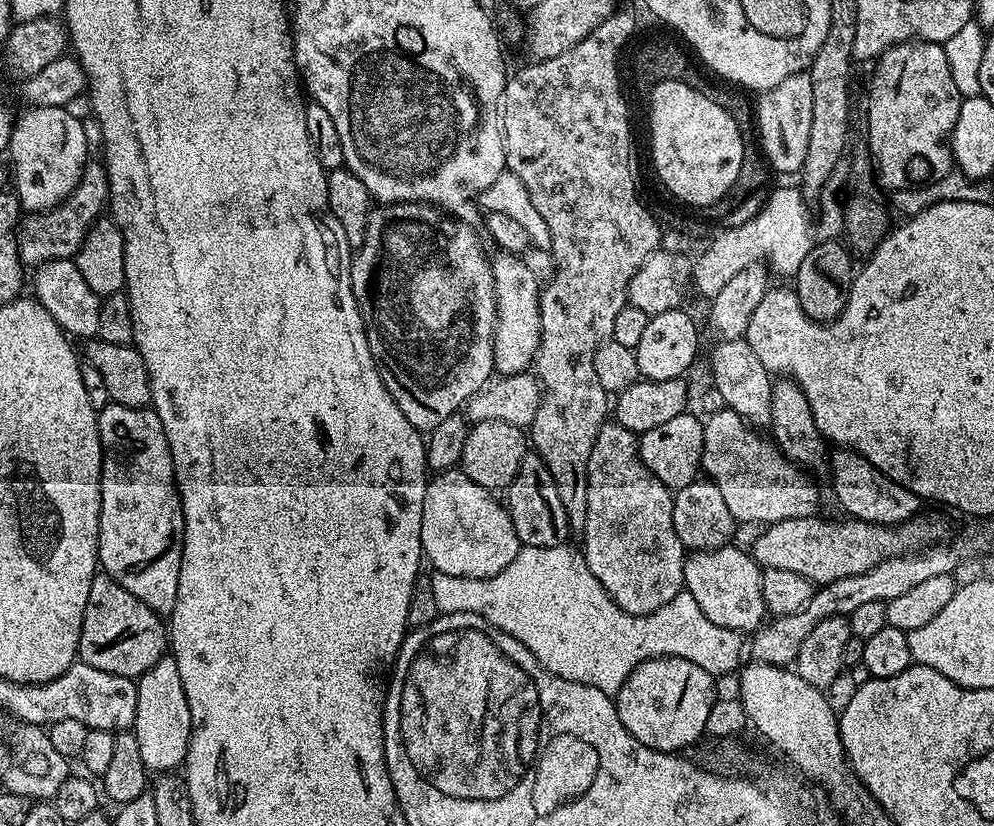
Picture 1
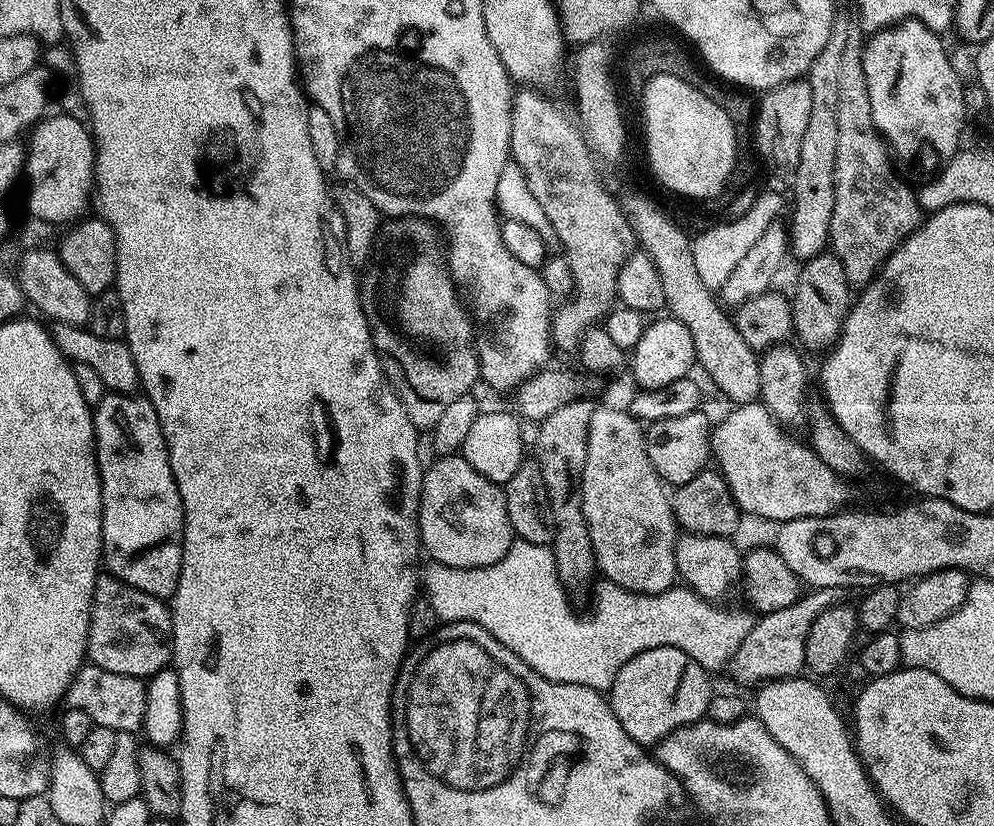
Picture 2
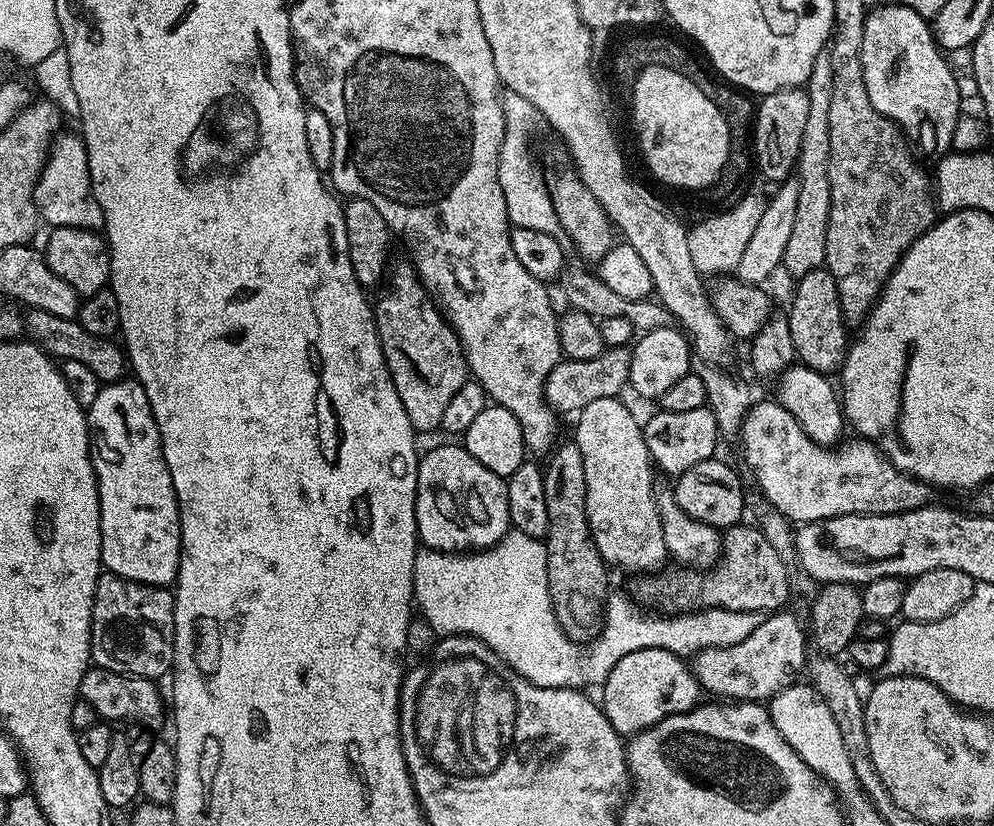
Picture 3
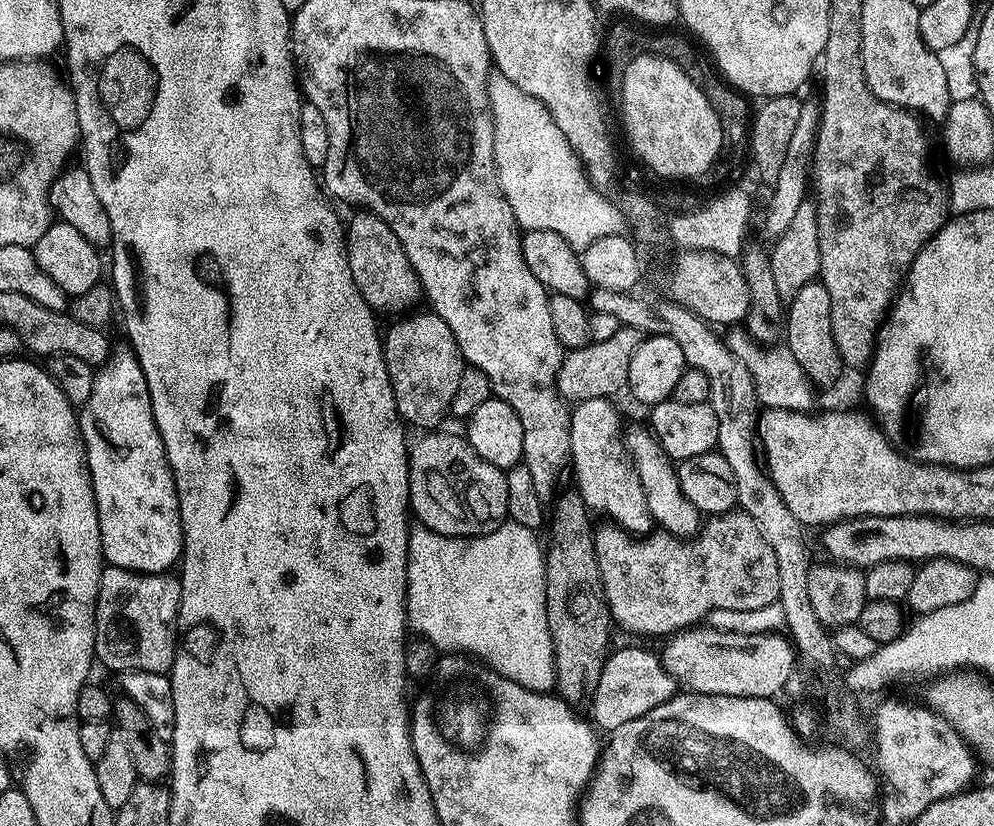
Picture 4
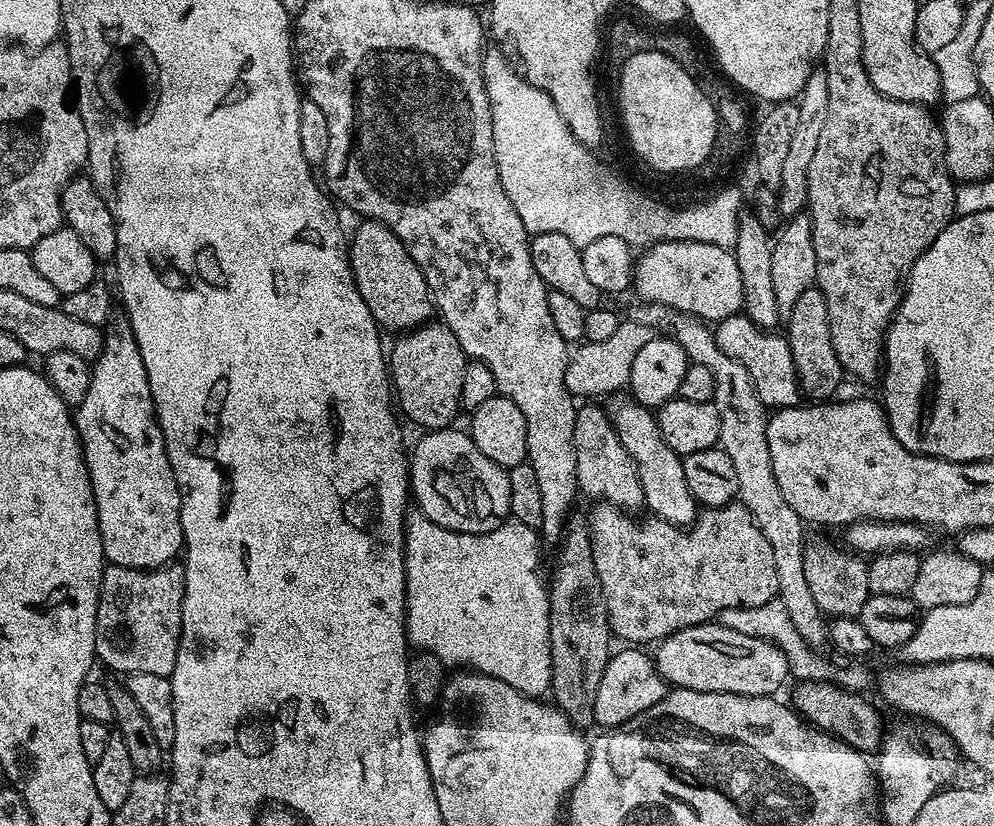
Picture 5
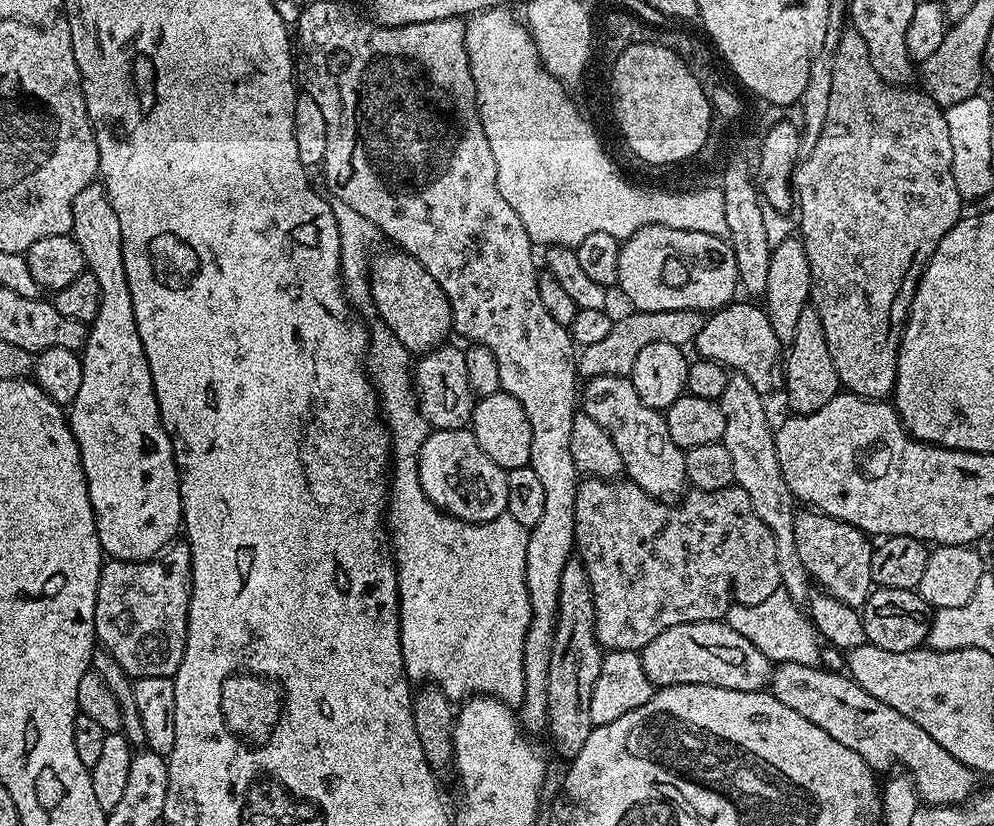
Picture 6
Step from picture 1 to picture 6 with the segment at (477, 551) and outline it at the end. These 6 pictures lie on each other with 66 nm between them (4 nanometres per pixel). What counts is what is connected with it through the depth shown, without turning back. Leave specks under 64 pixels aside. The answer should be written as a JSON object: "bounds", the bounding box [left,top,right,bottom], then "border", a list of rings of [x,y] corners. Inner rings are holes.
{"bounds":[416,428,507,524],"border":[[[438,428],[429,431],[422,442],[420,455],[416,457],[420,485],[437,506],[444,509],[455,520],[465,520],[471,524],[490,522],[505,515],[507,471],[499,468],[478,446],[478,438],[467,428]]]}

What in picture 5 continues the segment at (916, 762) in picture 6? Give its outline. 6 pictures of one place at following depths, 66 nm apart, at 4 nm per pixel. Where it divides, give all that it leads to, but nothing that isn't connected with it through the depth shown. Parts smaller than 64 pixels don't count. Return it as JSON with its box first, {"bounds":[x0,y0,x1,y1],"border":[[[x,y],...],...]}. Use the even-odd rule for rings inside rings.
{"bounds":[791,680,882,754],"border":[[[800,680],[797,685],[792,692],[791,703],[809,725],[843,740],[857,752],[872,754],[879,749],[882,743],[880,716],[870,701],[863,700],[863,695],[850,692],[841,688],[839,683],[826,680]]]}

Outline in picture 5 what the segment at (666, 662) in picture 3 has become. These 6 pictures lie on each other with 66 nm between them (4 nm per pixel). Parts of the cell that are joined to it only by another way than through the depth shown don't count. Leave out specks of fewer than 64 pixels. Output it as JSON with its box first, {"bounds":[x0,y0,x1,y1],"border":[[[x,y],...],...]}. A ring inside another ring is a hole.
{"bounds":[593,646,666,730],"border":[[[624,646],[621,652],[613,651],[608,657],[608,665],[602,674],[602,682],[598,682],[598,694],[594,694],[593,721],[604,730],[611,730],[624,724],[630,718],[642,714],[642,710],[650,710],[666,694],[666,681],[660,677],[660,671],[656,669],[656,661],[647,651],[636,646]]]}

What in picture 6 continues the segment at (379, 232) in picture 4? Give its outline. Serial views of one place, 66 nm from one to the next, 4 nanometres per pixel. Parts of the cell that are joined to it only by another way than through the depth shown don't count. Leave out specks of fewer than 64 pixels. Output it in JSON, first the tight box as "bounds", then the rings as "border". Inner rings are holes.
{"bounds":[368,250,453,353],"border":[[[403,250],[391,251],[380,253],[377,251],[371,257],[368,266],[368,291],[371,307],[376,307],[376,312],[381,318],[379,321],[383,327],[389,328],[397,342],[402,347],[407,348],[409,353],[430,352],[434,348],[441,347],[447,341],[444,339],[448,335],[450,337],[453,335],[452,307],[442,290],[442,286],[438,286],[438,282],[434,282],[434,278],[430,278],[428,271],[422,266],[422,262],[418,262],[412,255]]]}

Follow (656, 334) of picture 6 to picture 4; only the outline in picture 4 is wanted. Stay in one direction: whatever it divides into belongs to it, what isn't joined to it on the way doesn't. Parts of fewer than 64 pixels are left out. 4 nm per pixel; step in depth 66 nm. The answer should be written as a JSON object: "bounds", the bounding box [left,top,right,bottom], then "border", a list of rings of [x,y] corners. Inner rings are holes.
{"bounds":[556,326,641,405],"border":[[[622,326],[611,338],[593,340],[585,348],[571,349],[558,370],[556,388],[560,392],[560,397],[565,402],[577,405],[590,398],[609,399],[608,388],[627,389],[630,358],[634,358],[634,350],[639,346],[641,339],[641,333]]]}

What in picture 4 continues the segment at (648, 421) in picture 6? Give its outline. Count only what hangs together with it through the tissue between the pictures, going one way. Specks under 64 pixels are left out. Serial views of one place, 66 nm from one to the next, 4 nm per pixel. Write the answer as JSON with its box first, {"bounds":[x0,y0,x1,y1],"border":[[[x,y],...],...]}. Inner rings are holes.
{"bounds":[626,430,702,537],"border":[[[648,430],[634,433],[631,431],[627,435],[626,442],[629,452],[637,464],[639,478],[646,494],[646,506],[650,510],[653,521],[671,536],[695,537],[702,528],[702,514],[696,509],[694,502],[690,502],[690,498],[686,498],[686,494],[682,494],[682,486],[678,482],[676,473],[676,464],[666,454],[666,450],[662,450],[656,437]]]}

